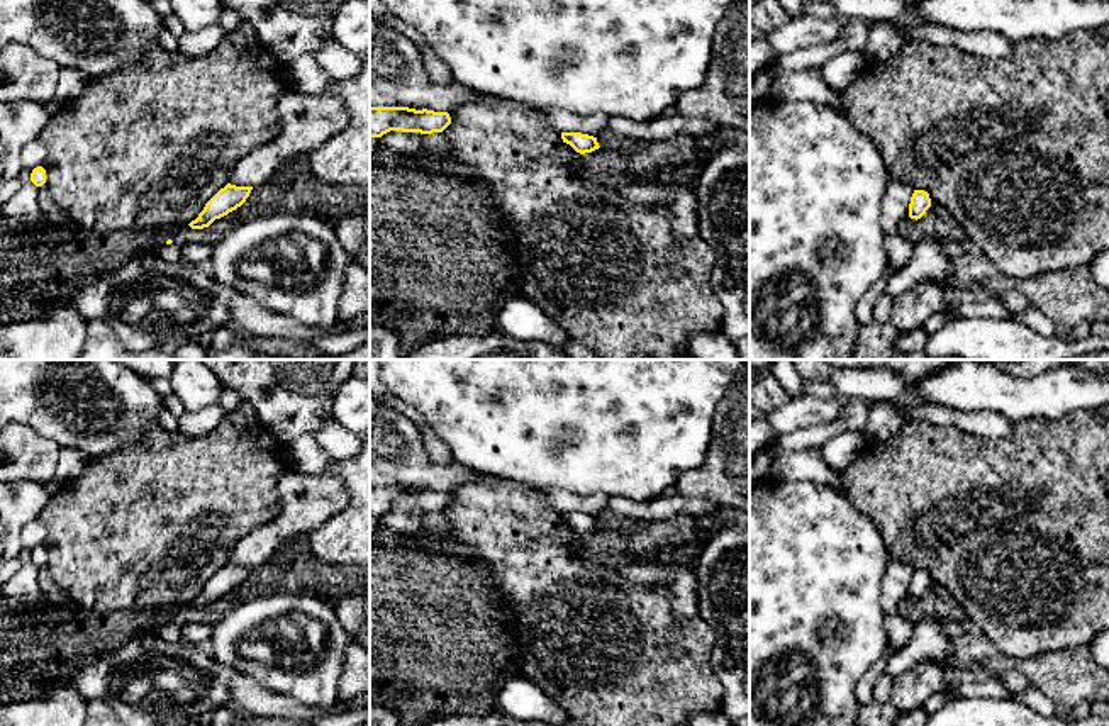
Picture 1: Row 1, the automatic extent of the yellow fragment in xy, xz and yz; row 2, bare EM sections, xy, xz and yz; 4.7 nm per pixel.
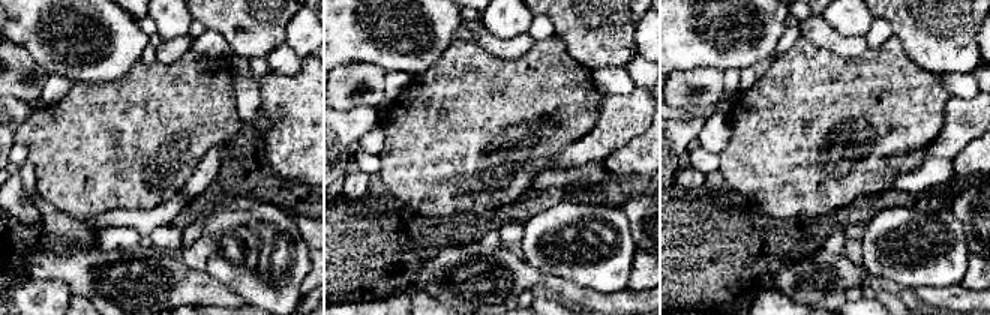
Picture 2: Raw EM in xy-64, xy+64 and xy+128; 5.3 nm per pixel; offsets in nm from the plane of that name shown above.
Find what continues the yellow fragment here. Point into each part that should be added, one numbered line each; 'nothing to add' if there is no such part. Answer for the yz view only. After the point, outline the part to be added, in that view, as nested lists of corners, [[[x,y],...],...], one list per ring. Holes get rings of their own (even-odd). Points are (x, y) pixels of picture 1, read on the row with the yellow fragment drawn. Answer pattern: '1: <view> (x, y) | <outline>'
nothing to add

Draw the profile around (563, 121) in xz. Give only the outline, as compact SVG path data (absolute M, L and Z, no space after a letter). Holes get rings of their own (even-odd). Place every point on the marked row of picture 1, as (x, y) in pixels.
M548 107L541 109L548 122L560 132L582 132L595 136L607 129L609 117L605 114L571 114L563 109Z

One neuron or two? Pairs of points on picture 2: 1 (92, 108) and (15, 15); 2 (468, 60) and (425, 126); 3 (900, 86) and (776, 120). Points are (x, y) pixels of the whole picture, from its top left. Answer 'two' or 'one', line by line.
1: two
2: one
3: one

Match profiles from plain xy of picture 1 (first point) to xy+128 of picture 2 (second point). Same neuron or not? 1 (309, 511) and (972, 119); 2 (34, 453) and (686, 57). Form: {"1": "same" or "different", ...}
{"1": "same", "2": "different"}

